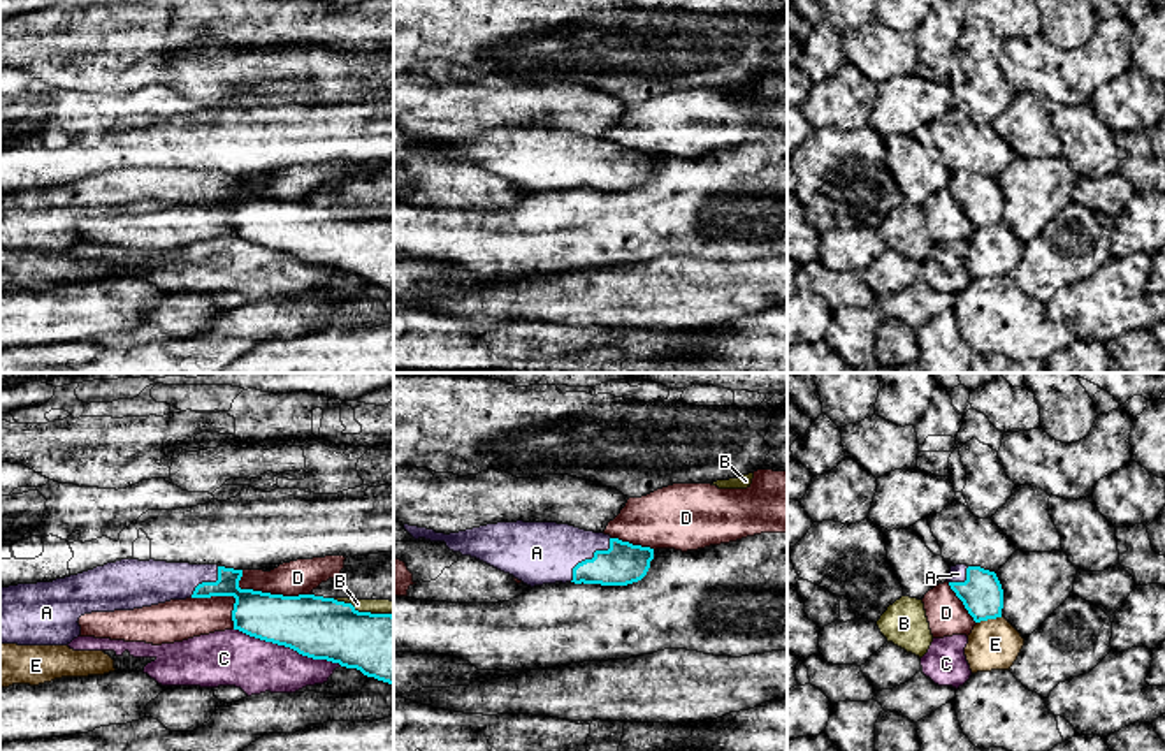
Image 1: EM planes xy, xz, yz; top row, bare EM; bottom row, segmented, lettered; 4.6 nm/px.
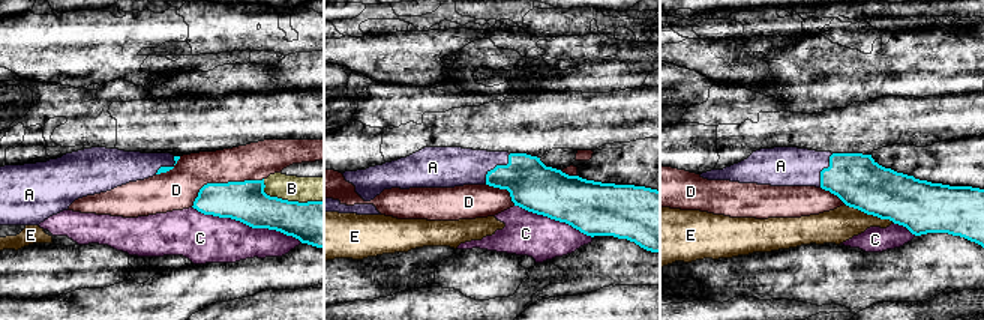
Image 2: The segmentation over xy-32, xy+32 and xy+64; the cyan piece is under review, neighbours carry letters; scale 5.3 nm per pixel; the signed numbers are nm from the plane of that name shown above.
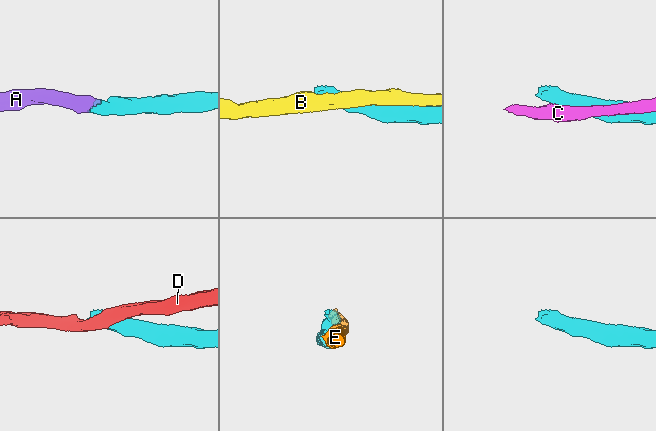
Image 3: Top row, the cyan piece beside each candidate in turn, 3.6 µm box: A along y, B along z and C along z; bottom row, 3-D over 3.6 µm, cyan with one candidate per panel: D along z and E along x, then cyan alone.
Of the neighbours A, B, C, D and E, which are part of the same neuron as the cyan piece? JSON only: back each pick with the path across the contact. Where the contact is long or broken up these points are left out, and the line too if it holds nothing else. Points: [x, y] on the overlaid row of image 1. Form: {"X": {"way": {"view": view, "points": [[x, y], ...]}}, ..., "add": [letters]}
{"add": ["A"]}

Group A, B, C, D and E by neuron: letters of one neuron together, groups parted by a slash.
A / B / C / D / E

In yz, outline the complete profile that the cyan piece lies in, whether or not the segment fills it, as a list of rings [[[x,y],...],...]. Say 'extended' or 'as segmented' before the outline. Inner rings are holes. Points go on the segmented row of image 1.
extended; [[[956,565],[947,582],[975,623],[1002,617],[1003,589],[995,572]]]

